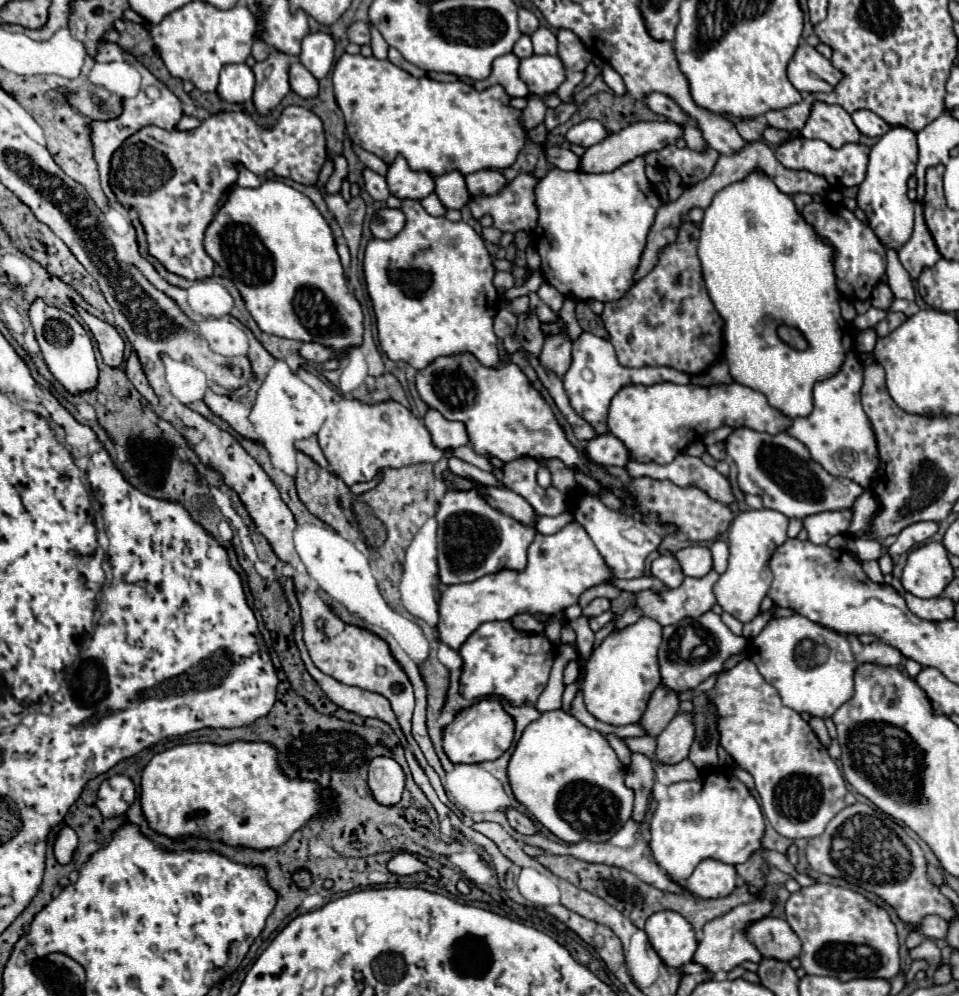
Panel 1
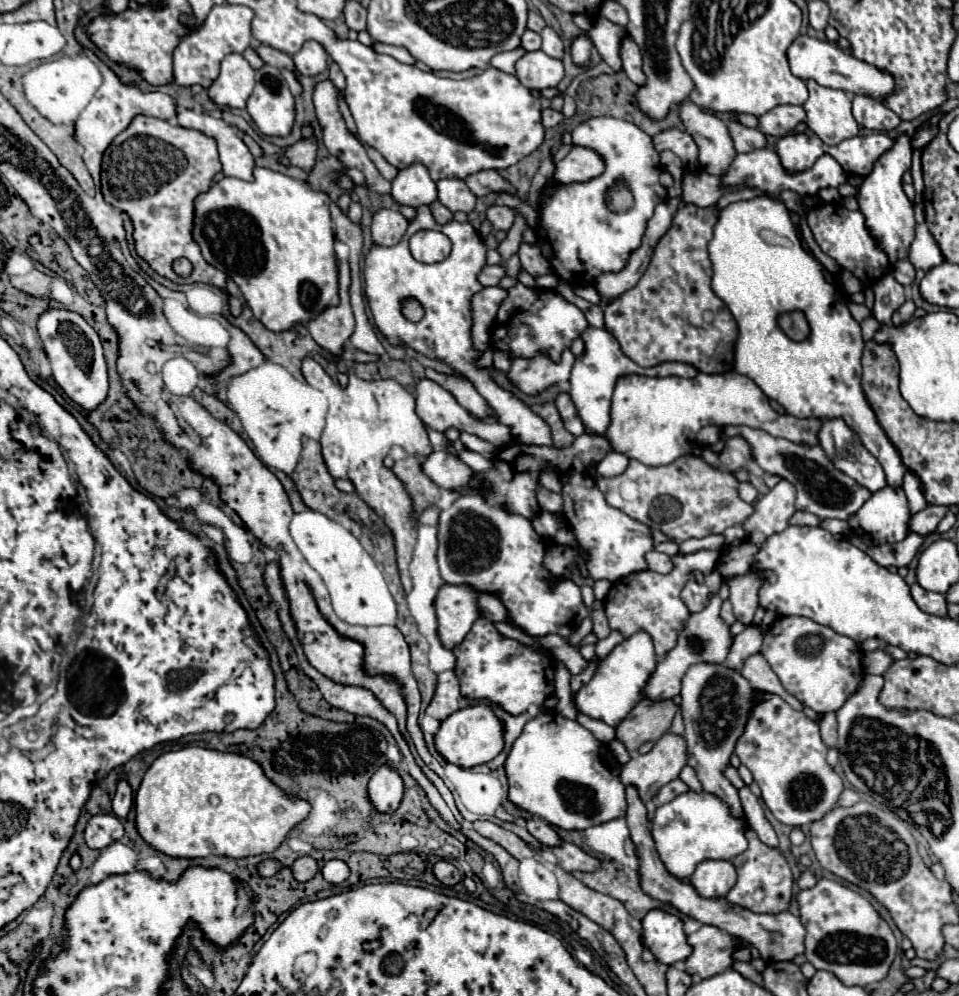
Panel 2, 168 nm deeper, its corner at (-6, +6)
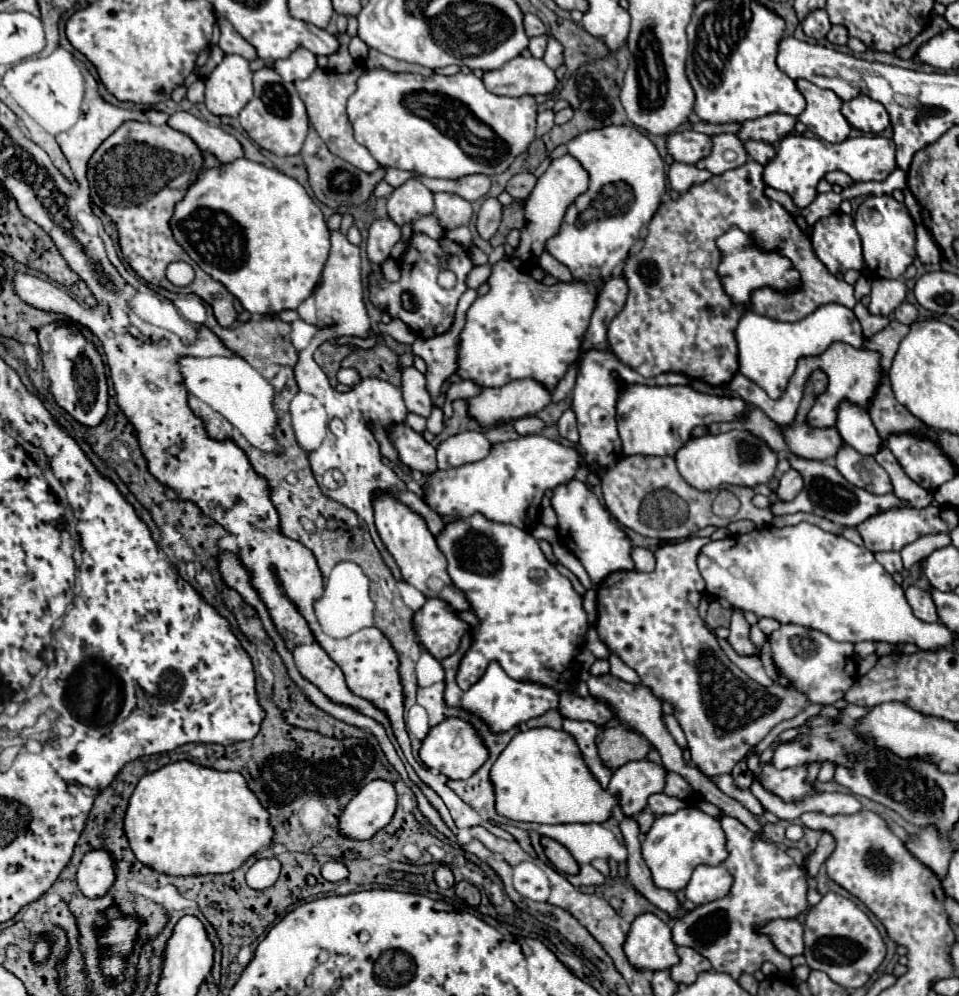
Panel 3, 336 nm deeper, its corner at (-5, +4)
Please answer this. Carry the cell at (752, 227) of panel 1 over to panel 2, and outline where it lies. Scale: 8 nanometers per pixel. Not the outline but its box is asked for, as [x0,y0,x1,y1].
[708,196,906,488]

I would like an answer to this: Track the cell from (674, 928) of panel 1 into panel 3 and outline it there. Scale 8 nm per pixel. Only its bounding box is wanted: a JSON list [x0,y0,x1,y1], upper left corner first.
[623,914,679,970]

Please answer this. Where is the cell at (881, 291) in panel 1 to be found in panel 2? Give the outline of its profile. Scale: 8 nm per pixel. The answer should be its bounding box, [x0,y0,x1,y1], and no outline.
[874,274,906,322]

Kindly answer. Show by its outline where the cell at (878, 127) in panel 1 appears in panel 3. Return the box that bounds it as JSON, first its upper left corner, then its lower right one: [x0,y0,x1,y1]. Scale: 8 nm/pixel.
[841,94,889,134]

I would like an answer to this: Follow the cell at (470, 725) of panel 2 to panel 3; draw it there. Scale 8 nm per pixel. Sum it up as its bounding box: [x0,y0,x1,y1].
[419,718,487,780]

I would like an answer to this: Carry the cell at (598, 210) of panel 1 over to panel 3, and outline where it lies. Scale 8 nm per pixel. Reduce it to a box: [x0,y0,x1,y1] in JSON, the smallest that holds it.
[547,126,665,282]

